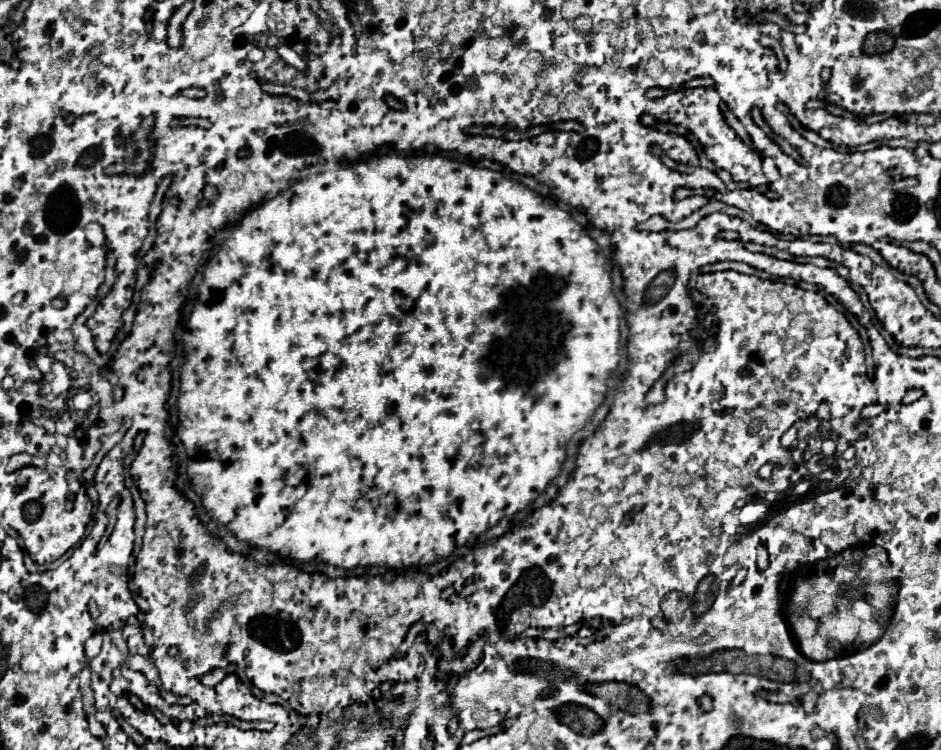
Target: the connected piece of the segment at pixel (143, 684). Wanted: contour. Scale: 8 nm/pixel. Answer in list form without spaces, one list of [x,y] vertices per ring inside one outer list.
[[[132,670],[132,676],[124,676],[124,672],[123,673],[123,677],[127,680],[131,680],[131,692],[132,694],[136,695],[141,701],[144,702],[148,702],[148,704],[150,704],[150,702],[152,702],[152,706],[154,706],[154,708],[157,708],[159,710],[162,711],[162,697],[160,696],[158,690],[156,687],[153,687],[153,685],[151,685],[147,679],[145,679],[145,675],[143,673],[141,673],[140,671],[134,671]]]

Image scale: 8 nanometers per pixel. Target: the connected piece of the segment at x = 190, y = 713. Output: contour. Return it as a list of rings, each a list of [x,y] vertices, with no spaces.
[[[190,704],[188,706],[177,706],[176,710],[175,706],[169,706],[166,714],[173,720],[175,723],[184,721],[184,720],[194,720],[195,718],[195,711],[197,709],[197,704]]]

